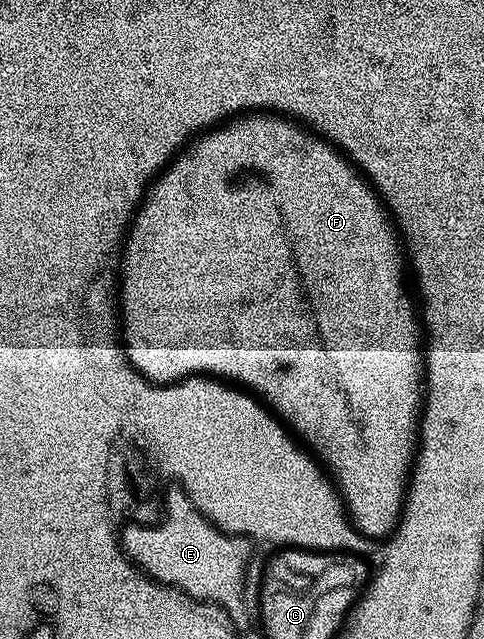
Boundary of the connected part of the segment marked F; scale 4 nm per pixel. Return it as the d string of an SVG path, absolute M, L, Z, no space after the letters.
M242 115L237 119L231 120L225 127L211 128L201 134L200 140L202 142L199 145L191 144L189 147L183 148L167 164L161 176L147 188L132 218L128 236L124 241L124 248L120 253L120 337L124 342L126 357L147 381L177 383L195 375L209 375L215 379L225 379L227 382L237 383L239 386L245 387L251 394L261 398L275 414L282 415L282 412L294 412L284 417L285 424L305 442L309 452L328 470L329 476L332 478L346 506L346 512L353 520L354 528L364 534L369 534L371 532L370 529L383 529L383 534L389 535L398 526L398 519L402 516L402 503L408 488L408 478L412 472L412 454L415 452L416 442L420 437L420 414L424 408L424 345L420 340L420 317L416 312L415 302L414 305L410 302L410 297L406 294L406 285L402 282L404 249L400 244L400 233L396 228L395 222L377 192L373 188L367 187L368 182L365 176L351 168L347 158L341 152L335 151L329 144L323 143L313 132L307 131L297 124L294 124L294 126L289 125L289 123L294 124L289 120L279 119L274 115Z

